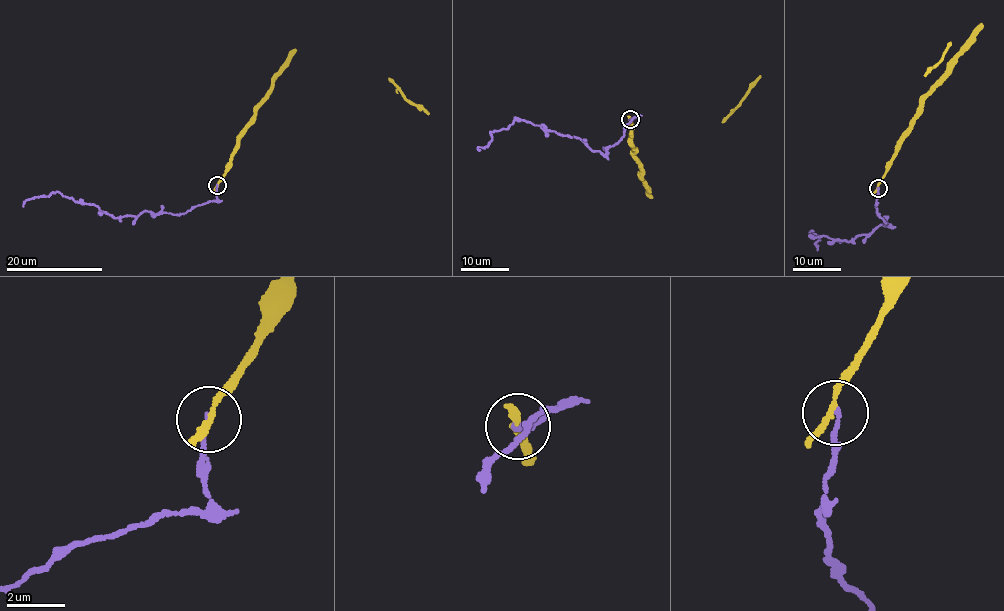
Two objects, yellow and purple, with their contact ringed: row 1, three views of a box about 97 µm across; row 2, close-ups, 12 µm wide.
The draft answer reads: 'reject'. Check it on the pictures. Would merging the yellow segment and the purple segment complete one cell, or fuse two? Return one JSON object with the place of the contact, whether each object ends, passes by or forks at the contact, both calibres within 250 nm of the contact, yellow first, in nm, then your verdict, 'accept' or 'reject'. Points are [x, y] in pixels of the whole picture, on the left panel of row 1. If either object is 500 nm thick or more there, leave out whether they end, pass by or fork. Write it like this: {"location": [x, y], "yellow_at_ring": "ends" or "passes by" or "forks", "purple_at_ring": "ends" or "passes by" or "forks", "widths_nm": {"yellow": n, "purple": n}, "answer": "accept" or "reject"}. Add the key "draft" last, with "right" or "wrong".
{"location": [217, 185], "yellow_at_ring": "passes by", "purple_at_ring": "ends", "widths_nm": {"yellow": 180, "purple": 170}, "answer": "reject", "draft": "right"}

